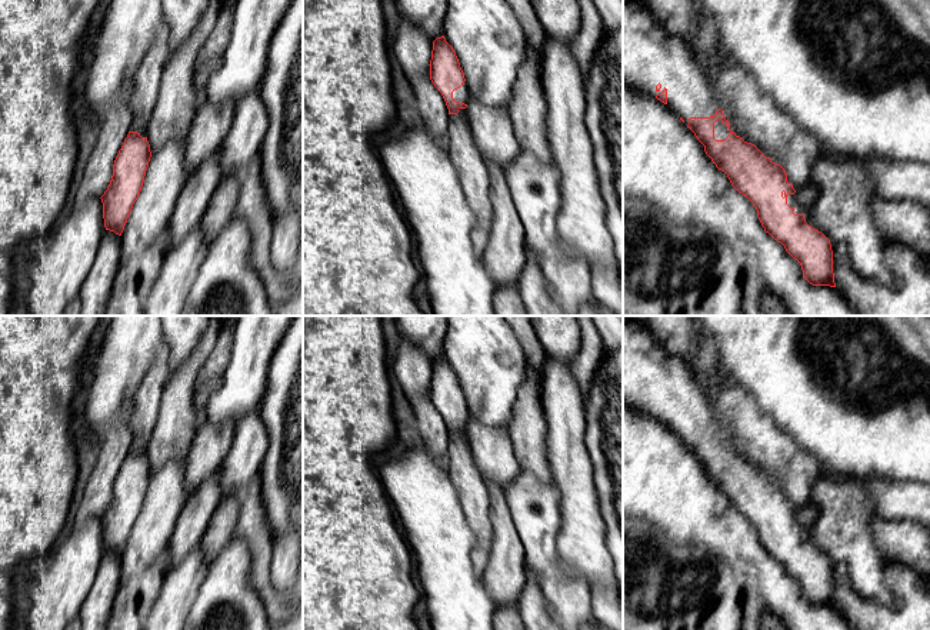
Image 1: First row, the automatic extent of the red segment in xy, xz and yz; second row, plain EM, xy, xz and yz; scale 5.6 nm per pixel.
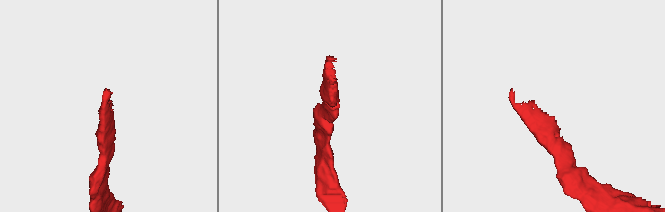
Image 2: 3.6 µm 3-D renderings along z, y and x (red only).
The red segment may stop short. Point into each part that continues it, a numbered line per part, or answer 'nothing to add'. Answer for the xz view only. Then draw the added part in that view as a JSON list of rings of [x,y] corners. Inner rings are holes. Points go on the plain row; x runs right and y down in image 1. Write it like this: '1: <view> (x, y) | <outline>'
1: xz (462, 414) | [[[466,401],[463,403],[460,409],[453,411],[453,419],[456,421],[467,424],[467,420],[470,419],[470,411],[469,411],[469,406]]]

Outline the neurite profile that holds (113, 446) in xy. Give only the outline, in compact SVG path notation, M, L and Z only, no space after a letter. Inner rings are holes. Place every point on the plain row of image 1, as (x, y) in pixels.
M114 316L109 324L80 423L96 439L99 454L76 513L77 524L100 519L110 504L114 480L133 440L131 397L161 344L161 316Z

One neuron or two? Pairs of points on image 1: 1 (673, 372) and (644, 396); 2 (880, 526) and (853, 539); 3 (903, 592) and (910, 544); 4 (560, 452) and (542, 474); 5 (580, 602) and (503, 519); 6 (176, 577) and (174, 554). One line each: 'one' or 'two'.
1: one
2: two
3: two
4: two
5: two
6: two

